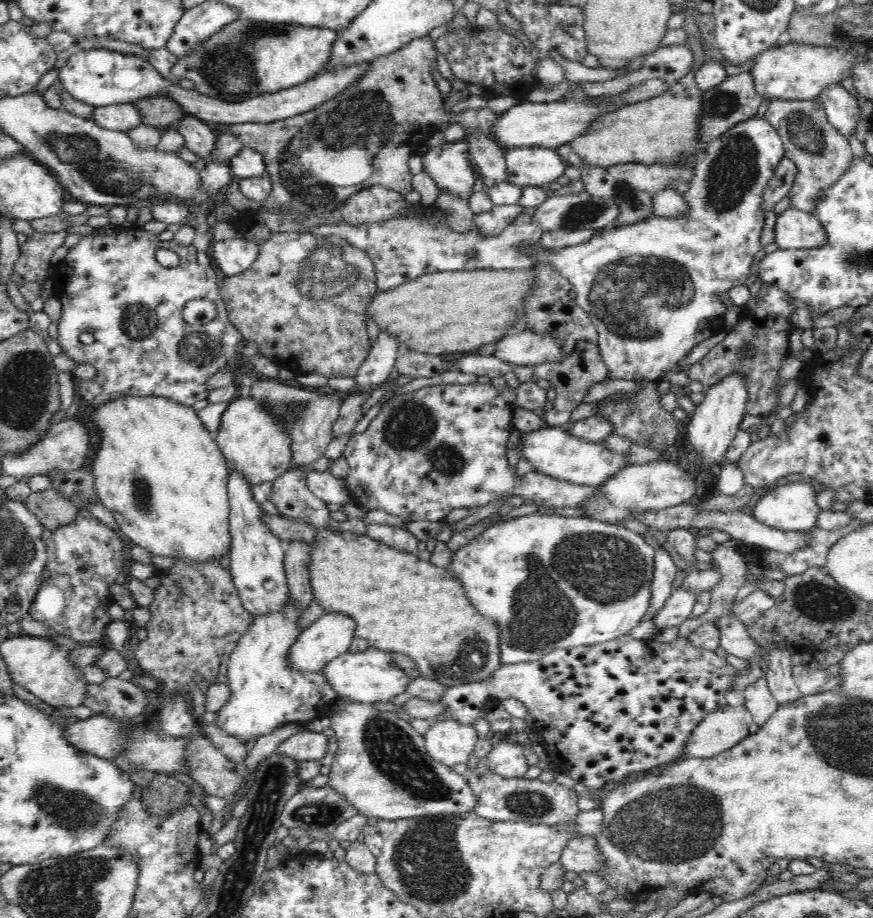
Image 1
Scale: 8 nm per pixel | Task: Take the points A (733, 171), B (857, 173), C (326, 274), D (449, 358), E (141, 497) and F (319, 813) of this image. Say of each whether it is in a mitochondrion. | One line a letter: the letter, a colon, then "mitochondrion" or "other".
A: mitochondrion
B: other
C: mitochondrion
D: other
E: mitochondrion
F: mitochondrion

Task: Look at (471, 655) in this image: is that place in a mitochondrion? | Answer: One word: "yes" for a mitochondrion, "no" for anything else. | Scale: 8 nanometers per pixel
yes

